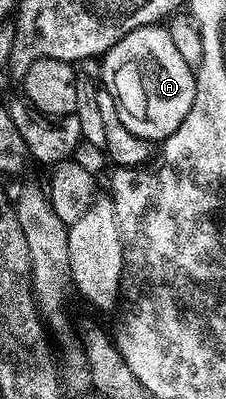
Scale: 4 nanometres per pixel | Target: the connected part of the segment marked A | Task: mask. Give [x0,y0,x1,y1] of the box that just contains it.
[101,23,195,143]

